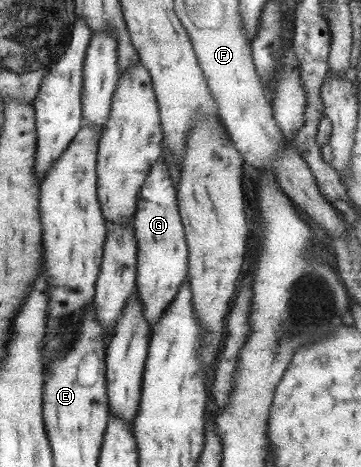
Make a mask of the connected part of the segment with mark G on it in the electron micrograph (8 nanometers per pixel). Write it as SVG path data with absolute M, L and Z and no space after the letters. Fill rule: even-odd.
M161 157L150 169L142 185L137 211L133 218L133 231L137 246L137 297L144 307L144 319L148 321L150 330L160 321L166 308L172 305L179 288L187 280L188 249L176 192L168 174L168 166Z

